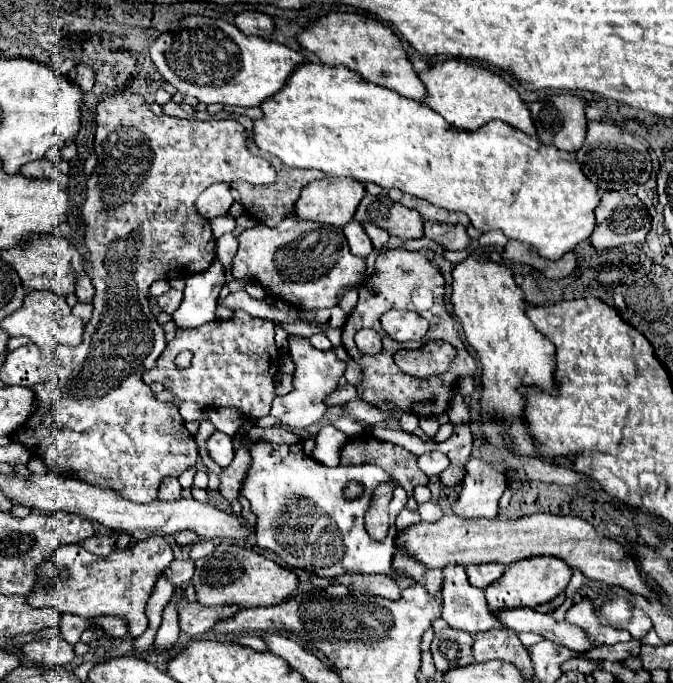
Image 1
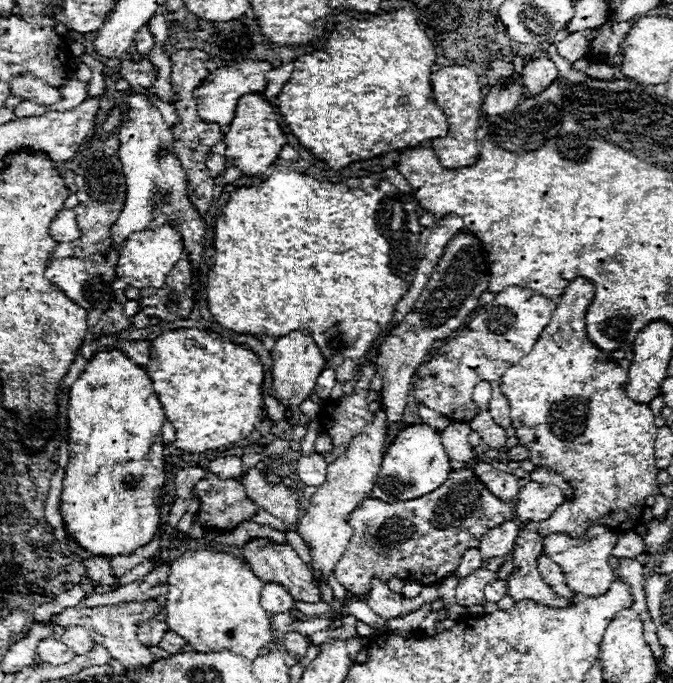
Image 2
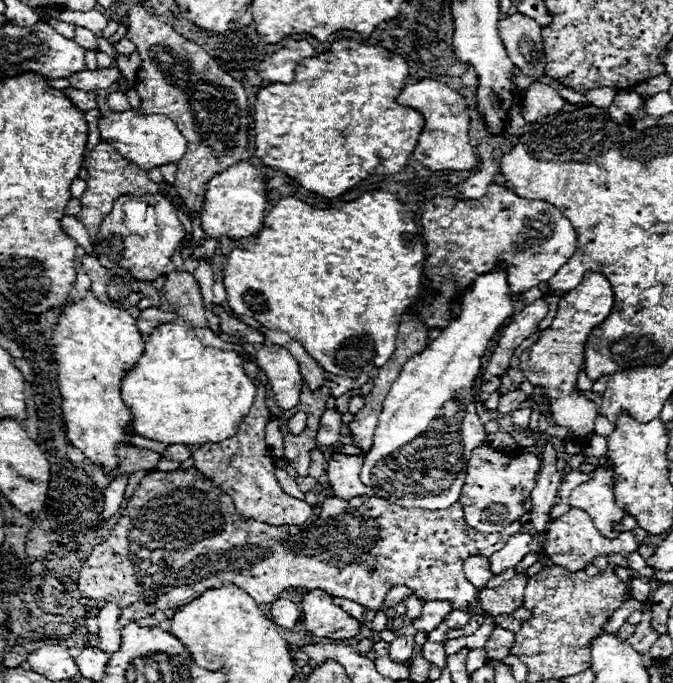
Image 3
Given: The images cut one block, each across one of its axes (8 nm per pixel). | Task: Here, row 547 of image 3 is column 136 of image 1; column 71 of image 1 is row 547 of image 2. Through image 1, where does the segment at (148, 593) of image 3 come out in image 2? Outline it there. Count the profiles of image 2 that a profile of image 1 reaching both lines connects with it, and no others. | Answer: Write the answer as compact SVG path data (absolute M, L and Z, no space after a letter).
M458 468L450 472L450 478L446 478L446 482L436 488L434 492L414 498L414 500L406 500L406 502L382 502L378 498L366 498L362 500L362 504L350 514L350 526L354 528L354 536L350 538L350 544L344 552L344 556L340 558L340 562L336 564L336 578L338 582L348 588L354 594L364 594L368 592L368 584L372 576L378 576L382 580L390 580L392 576L398 576L406 582L410 580L418 580L422 584L438 584L442 578L446 578L448 574L454 572L454 568L460 564L462 554L468 548L478 548L482 534L488 528L494 528L506 520L510 520L514 516L514 510L510 504L502 502L500 498L496 498L482 482L480 478L472 472L472 468Z

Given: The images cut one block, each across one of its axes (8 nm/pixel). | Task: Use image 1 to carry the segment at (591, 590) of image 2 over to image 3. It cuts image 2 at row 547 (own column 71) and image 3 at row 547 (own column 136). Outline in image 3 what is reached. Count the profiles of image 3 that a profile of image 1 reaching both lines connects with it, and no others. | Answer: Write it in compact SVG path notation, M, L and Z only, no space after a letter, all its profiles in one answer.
M570 508L566 514L562 514L560 518L552 520L548 524L546 540L544 540L544 546L542 546L544 554L550 556L554 560L554 564L558 564L558 566L562 566L562 568L566 568L570 572L584 570L600 554L614 554L614 552L630 554L630 552L636 552L636 548L638 548L638 542L634 540L632 532L620 532L620 536L614 538L614 540L604 538L596 530L596 526L592 524L592 518L580 508Z

